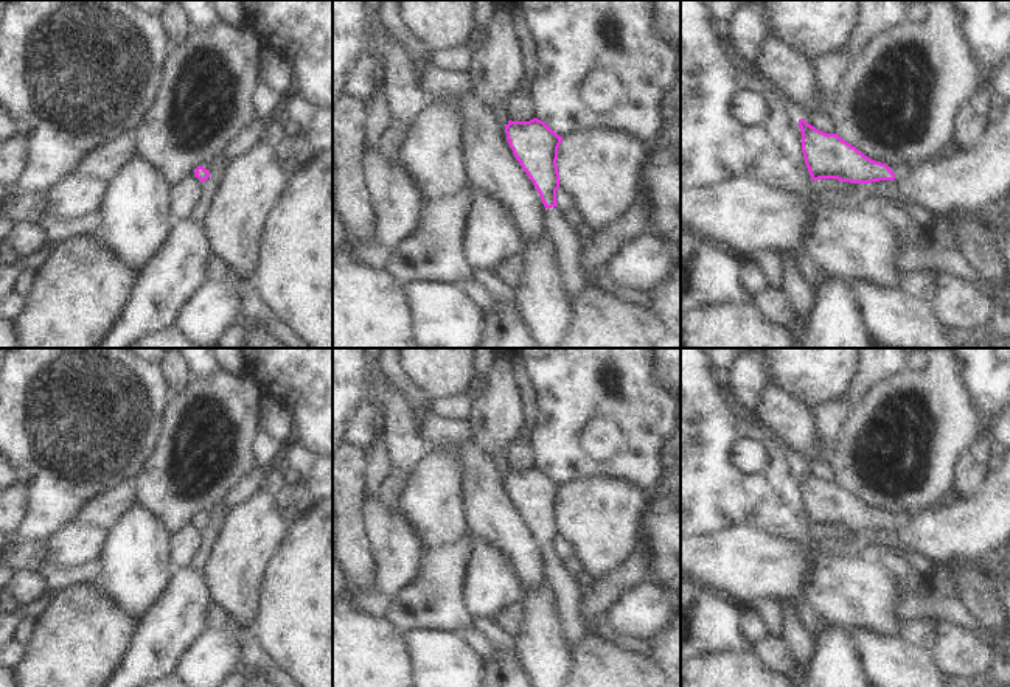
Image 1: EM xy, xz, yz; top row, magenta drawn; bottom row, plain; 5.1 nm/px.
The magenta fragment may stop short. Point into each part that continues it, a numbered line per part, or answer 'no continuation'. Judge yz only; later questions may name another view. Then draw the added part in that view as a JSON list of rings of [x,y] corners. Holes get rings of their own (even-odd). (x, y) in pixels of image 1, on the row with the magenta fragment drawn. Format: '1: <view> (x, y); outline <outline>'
1: yz (900, 171); outline [[[886,163],[887,165],[887,163]],[[887,165],[892,171],[893,171],[893,174],[895,174],[895,179],[893,180],[897,180],[897,179],[903,179],[903,177],[906,177],[907,174],[911,174],[912,173],[912,166],[904,166],[904,165],[900,165],[900,166],[897,166],[897,165]]]

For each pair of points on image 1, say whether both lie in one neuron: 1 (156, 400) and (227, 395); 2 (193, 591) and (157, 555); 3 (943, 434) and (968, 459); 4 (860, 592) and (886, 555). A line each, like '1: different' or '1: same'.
1: different
2: different
3: different
4: different

